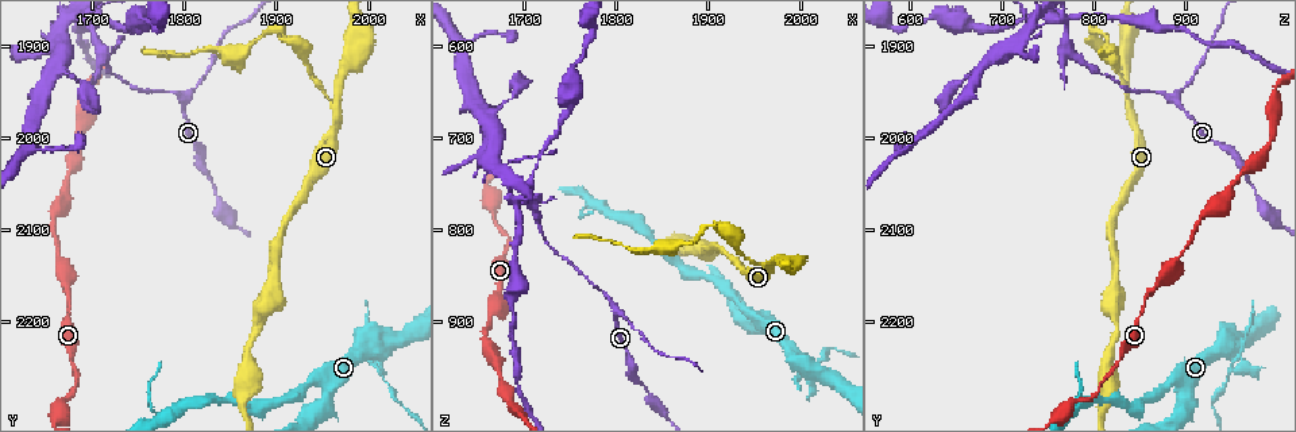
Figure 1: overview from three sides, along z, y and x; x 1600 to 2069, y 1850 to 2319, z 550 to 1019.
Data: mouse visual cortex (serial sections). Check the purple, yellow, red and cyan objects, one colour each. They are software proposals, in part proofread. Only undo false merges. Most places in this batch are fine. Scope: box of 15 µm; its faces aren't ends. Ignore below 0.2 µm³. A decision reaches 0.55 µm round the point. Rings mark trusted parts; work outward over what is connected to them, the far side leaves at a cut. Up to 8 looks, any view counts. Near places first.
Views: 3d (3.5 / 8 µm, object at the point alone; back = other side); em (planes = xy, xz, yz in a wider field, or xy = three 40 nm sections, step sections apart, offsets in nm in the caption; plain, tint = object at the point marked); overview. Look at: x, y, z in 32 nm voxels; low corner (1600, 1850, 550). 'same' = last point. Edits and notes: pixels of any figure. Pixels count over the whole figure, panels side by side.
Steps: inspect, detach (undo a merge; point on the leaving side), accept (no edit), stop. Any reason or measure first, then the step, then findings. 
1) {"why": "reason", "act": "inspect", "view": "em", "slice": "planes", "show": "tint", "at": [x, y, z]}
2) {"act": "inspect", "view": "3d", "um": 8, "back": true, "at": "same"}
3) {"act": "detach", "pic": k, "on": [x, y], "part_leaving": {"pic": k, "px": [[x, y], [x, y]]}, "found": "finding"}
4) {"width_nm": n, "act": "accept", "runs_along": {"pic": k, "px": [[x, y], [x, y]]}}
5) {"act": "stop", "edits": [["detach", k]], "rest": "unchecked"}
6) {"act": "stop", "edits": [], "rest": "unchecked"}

{"why": "calibre changes", "act": "inspect", "view": "3d", "um": 3.5, "back": true, "at": [1800, 1960, 890]}

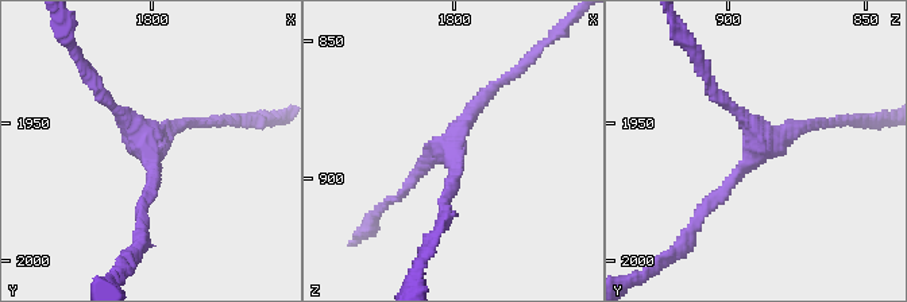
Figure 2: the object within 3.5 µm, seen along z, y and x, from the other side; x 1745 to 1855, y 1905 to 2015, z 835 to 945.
{"arms": 3, "arm_widths_nm": [150, 150, 200], "act": "inspect", "view": "em", "slice": "xy", "step": 3, "show": "tint", "at": [1801, 1959, 889]}

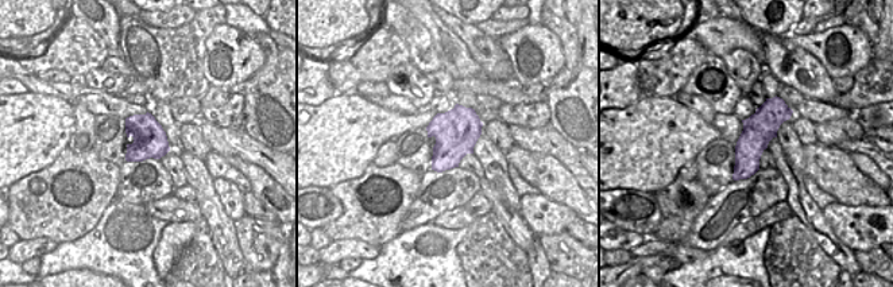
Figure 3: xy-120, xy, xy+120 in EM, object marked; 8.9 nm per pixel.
{"act": "accept", "runs_along": {"pic": 3, "px": [[779, 101], [737, 175]]}, "found": "one cell here"}

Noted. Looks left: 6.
{"why": "thick turns thin", "act": "inspect", "view": "3d", "um": 3.5, "at": [1715, 1920, 795]}

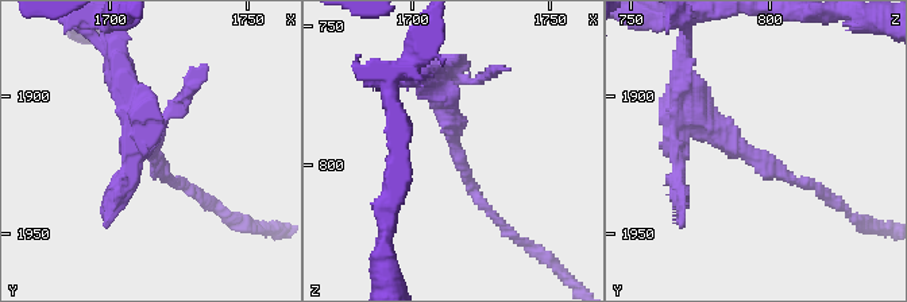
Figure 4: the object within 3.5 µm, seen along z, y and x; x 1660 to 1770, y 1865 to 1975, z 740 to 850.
{"arm_widths_nm": [150, 300], "act": "inspect", "view": "em", "slice": "xy", "step": 3, "show": "plain", "at": [1716, 1919, 791]}

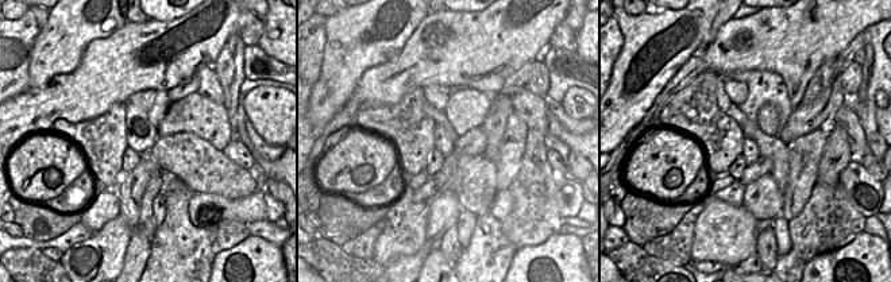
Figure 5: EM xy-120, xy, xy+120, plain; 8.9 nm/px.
{"why": "with the object marked", "act": "inspect", "view": "em", "slice": "xy", "step": 3, "show": "tint", "at": "same"}

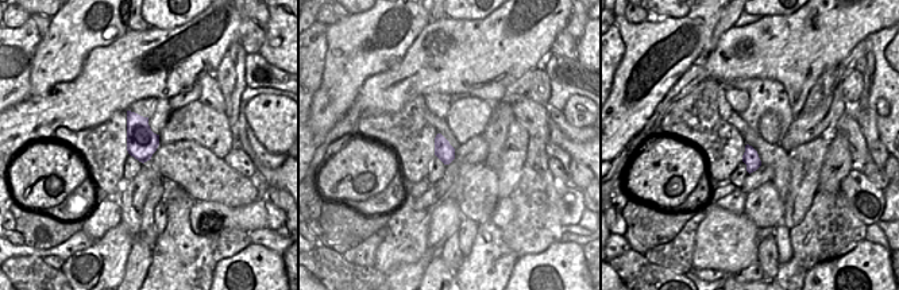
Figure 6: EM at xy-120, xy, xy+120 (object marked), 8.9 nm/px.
{"width_nm": 170, "act": "detach", "pic": 4, "on": [110, 78], "part_leaving": {"pic": 4, "px": [[142, 116], [116, 80], [112, 38]]}, "found": "two cells meet here"}

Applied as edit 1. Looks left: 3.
{"why": "a fork", "act": "inspect", "view": "3d", "um": 3.5, "at": [1960, 1965, 840]}

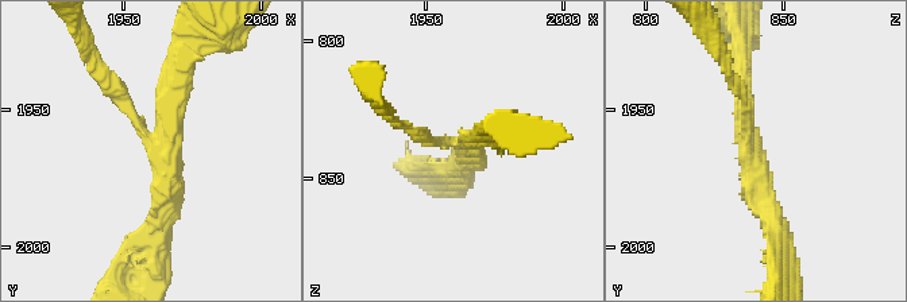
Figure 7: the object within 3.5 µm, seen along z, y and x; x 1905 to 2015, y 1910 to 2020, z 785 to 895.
{"arms": 3, "arm_widths_nm": [150, 250, 250], "why": "need the tissue", "act": "inspect", "view": "em", "slice": "xy", "step": 5, "show": "tint", "at": [1964, 1966, 838]}

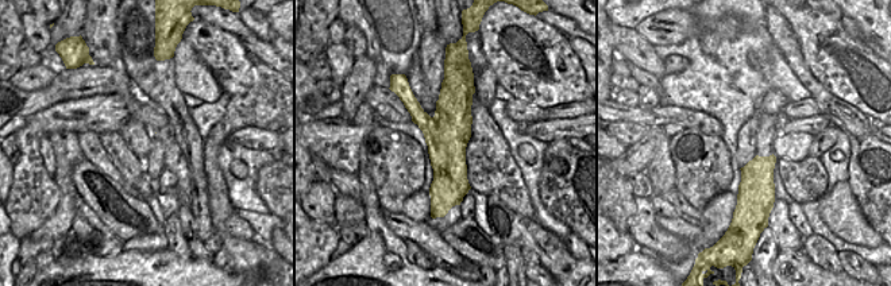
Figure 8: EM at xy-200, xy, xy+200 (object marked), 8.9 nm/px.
{"act": "accept", "runs_along": {"pic": 8, "px": [[454, 88], [448, 188], [438, 204]]}, "found": "one cell here"}

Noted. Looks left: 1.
{"act": "stop", "edits": [["detach", 4]], "rest": "unchecked"}

